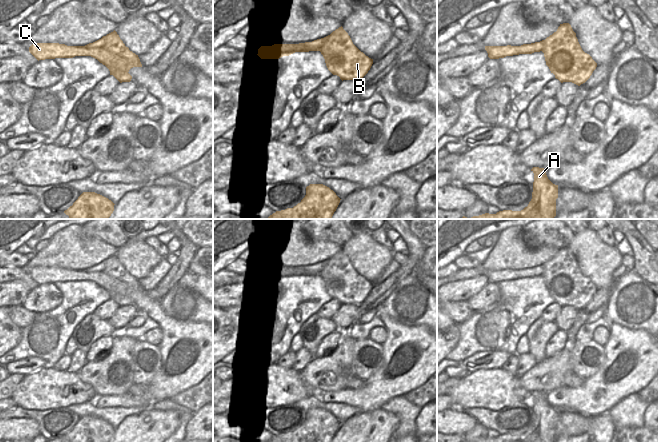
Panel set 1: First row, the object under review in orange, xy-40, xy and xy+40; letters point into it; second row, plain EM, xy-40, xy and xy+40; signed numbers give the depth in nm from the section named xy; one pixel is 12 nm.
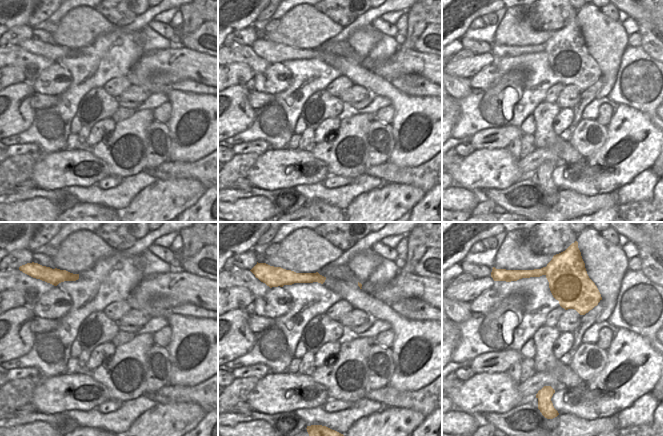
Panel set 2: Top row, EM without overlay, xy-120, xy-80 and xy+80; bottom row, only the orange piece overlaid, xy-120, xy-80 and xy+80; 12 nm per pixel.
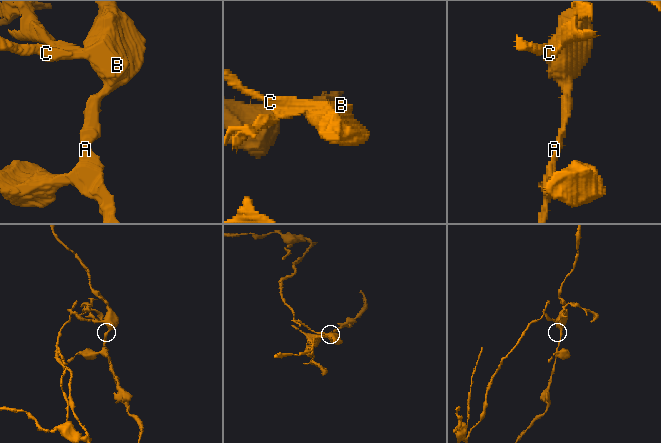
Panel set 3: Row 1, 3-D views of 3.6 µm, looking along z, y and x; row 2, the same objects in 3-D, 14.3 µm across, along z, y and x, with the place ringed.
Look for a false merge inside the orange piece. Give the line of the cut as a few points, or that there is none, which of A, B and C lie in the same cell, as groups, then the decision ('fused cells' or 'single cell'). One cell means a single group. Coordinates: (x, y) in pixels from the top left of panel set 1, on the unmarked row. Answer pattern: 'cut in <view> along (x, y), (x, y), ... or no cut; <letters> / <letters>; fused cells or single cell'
cut in xy-40 along (106, 260), (106, 266), (102, 271), (91, 272), (86, 277); A B / C; fused cells

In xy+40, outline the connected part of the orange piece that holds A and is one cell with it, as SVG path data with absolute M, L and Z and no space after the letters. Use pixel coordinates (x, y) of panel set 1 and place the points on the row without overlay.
M533 391L534 397L532 423L521 435L503 434L496 438L485 437L471 442L554 442L558 409L553 408L546 399L546 393Z

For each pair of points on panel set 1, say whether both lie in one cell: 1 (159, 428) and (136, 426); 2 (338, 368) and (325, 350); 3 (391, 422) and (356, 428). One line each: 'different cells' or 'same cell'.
1: same cell
2: different cells
3: same cell

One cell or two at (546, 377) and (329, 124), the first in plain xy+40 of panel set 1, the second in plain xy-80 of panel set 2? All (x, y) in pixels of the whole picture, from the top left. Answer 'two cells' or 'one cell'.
two cells

